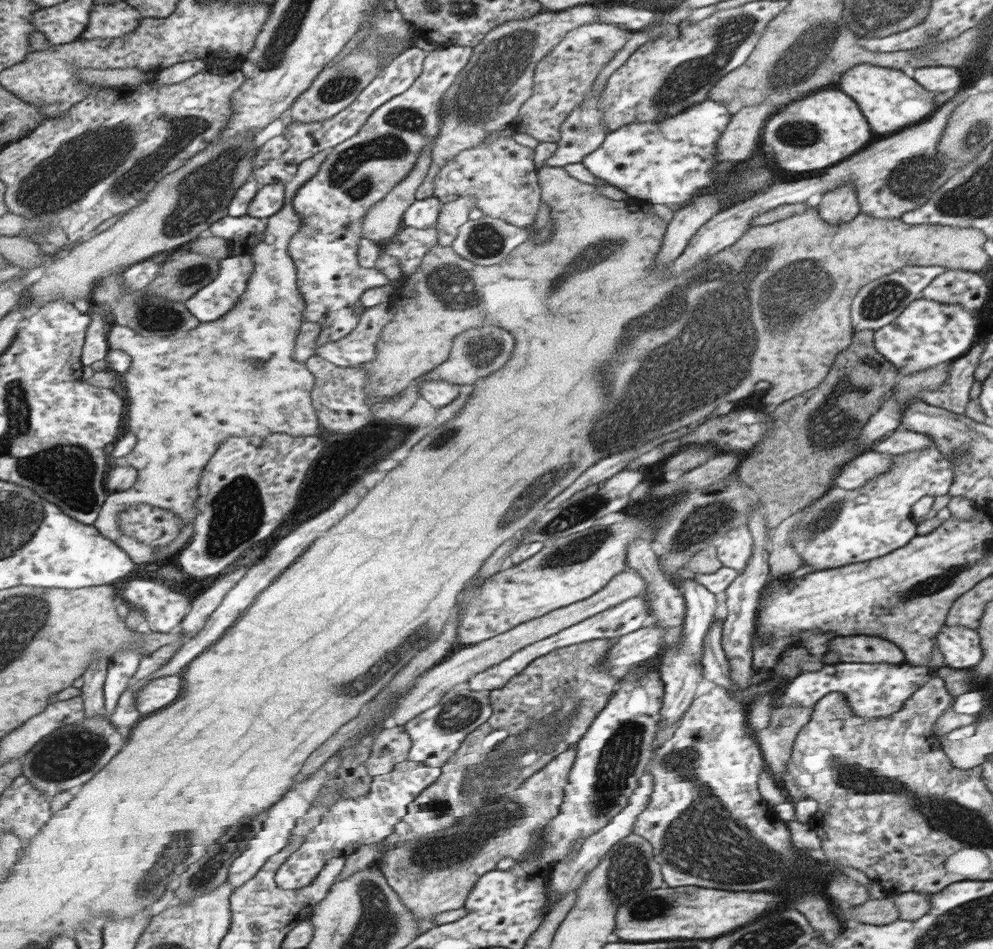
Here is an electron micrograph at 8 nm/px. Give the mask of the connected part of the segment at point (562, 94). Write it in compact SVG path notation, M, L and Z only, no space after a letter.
M585 24L567 32L567 36L537 62L535 68L535 86L529 100L525 100L521 108L521 116L517 120L517 132L529 134L537 142L559 142L561 140L561 124L585 98L591 90L595 78L605 68L605 64L623 48L623 44L633 36L629 30L619 30L613 24Z

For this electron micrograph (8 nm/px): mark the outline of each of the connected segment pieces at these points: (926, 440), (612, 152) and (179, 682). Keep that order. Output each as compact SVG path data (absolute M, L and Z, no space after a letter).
M895 430L889 436L873 442L871 452L875 454L885 454L885 456L905 456L907 452L925 452L931 446L935 446L933 438L925 436L925 434L917 434L917 432L907 432L903 430Z
M703 100L697 102L689 108L685 108L683 112L669 116L665 120L643 120L643 122L633 122L633 124L625 124L621 128L617 128L615 132L607 132L605 140L601 142L601 146L587 154L583 160L583 166L593 172L595 176L603 178L605 182L609 182L613 188L623 190L629 198L633 200L641 200L649 206L653 204L665 204L665 206L687 206L693 200L697 200L697 196L703 196L705 190L717 186L721 174L717 172L709 172L717 166L717 154L715 154L715 142L721 140L723 132L727 130L729 124L729 110L715 100Z
M165 676L165 678L153 678L149 680L135 696L137 696L137 708L143 716L155 714L169 704L173 704L181 692L183 692L183 676Z

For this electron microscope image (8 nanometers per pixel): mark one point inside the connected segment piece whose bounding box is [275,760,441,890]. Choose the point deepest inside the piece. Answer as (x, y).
(352, 822)

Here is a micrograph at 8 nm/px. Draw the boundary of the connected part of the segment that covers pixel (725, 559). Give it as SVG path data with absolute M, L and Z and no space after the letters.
M737 528L723 538L723 542L717 548L717 558L727 568L731 568L731 562L733 562L733 570L745 570L753 554L751 546L753 546L751 534L745 528Z

